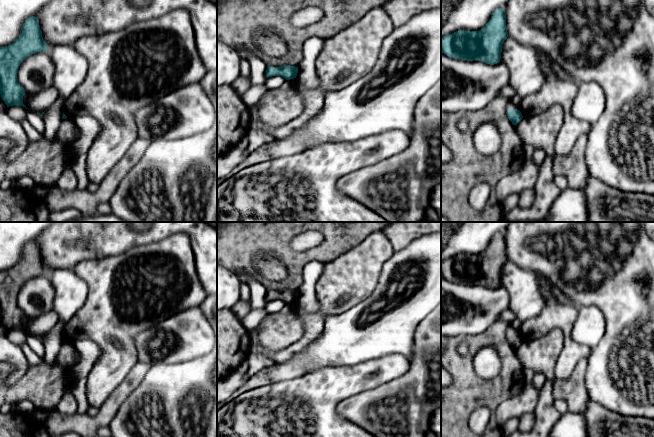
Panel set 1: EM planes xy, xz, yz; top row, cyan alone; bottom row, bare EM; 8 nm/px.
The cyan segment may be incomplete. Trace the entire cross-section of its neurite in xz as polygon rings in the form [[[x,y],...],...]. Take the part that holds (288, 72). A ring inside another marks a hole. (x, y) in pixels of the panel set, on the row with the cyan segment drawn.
[[[290,65],[282,66],[282,67],[268,66],[266,70],[267,78],[272,76],[282,76],[286,80],[296,78],[297,73],[298,73],[298,67],[290,66]]]

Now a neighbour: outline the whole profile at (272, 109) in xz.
[[[296,78],[286,80],[277,89],[267,90],[255,107],[249,107],[251,118],[273,128],[287,124],[302,111],[303,99],[297,90]]]

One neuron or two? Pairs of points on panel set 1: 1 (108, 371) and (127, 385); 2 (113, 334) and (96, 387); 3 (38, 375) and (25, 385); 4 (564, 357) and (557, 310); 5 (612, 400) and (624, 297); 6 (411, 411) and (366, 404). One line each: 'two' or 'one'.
1: two
2: one
3: one
4: one
5: one
6: one

